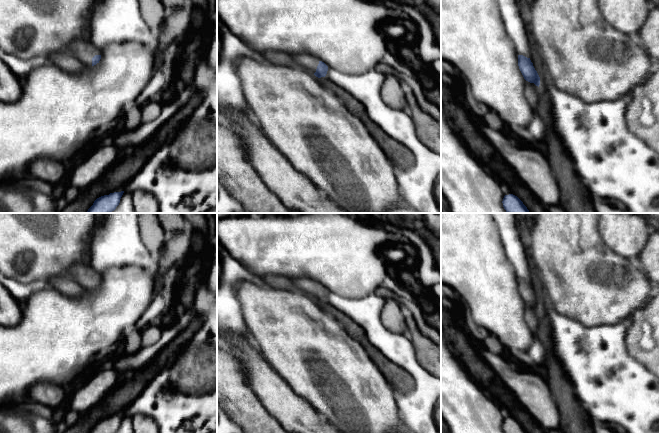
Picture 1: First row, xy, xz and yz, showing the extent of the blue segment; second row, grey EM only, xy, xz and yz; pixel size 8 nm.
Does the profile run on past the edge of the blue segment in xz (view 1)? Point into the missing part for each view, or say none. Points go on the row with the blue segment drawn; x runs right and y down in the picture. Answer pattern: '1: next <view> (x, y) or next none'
1: next xz (309, 63)

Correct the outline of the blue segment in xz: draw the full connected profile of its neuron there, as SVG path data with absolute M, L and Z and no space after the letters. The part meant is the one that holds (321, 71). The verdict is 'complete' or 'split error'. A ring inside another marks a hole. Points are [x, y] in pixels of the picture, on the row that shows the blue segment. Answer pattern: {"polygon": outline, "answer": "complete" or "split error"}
{"polygon": "M292 55L292 57L299 67L314 74L316 77L326 76L328 66L318 58L311 55Z", "answer": "split error"}

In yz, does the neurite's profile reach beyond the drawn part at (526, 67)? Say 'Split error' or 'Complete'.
Complete

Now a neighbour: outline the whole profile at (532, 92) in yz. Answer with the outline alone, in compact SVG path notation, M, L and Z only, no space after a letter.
M526 81L525 96L534 112L537 111L539 103L539 94L540 94L540 88L536 86L534 83Z

